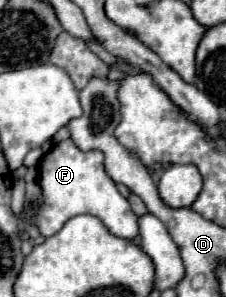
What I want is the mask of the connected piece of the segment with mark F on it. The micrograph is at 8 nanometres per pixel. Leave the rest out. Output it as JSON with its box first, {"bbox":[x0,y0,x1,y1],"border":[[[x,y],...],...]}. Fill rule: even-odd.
{"bbox":[26,138,138,240],"border":[[[70,138],[62,140],[42,156],[38,164],[38,184],[42,188],[42,204],[34,214],[26,212],[26,220],[28,226],[36,226],[42,236],[48,238],[56,234],[66,220],[78,214],[98,216],[118,238],[132,240],[138,236],[138,216],[132,212],[130,202],[118,192],[114,180],[106,174],[102,152],[84,152]]]}

